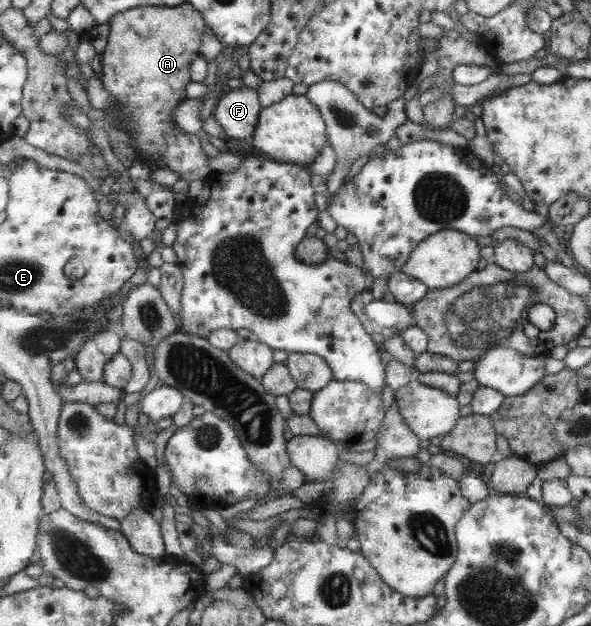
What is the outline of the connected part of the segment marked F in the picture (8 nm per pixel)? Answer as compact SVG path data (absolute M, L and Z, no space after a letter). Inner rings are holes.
M243 85L219 96L213 117L221 124L225 135L247 139L254 137L263 109L258 91Z

